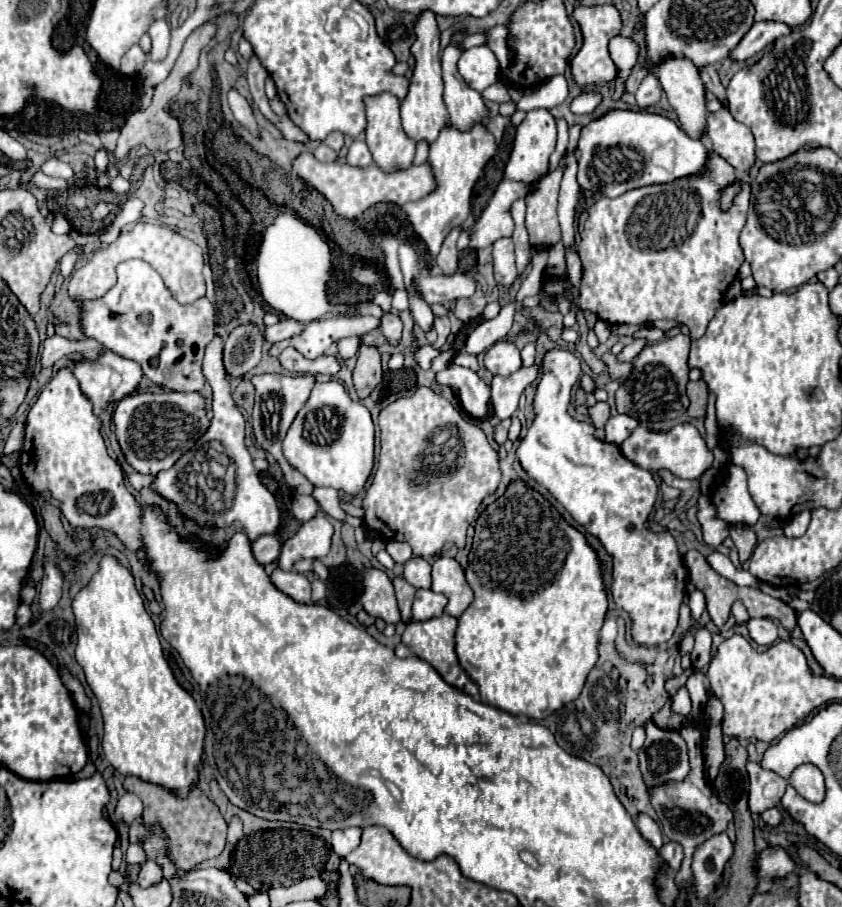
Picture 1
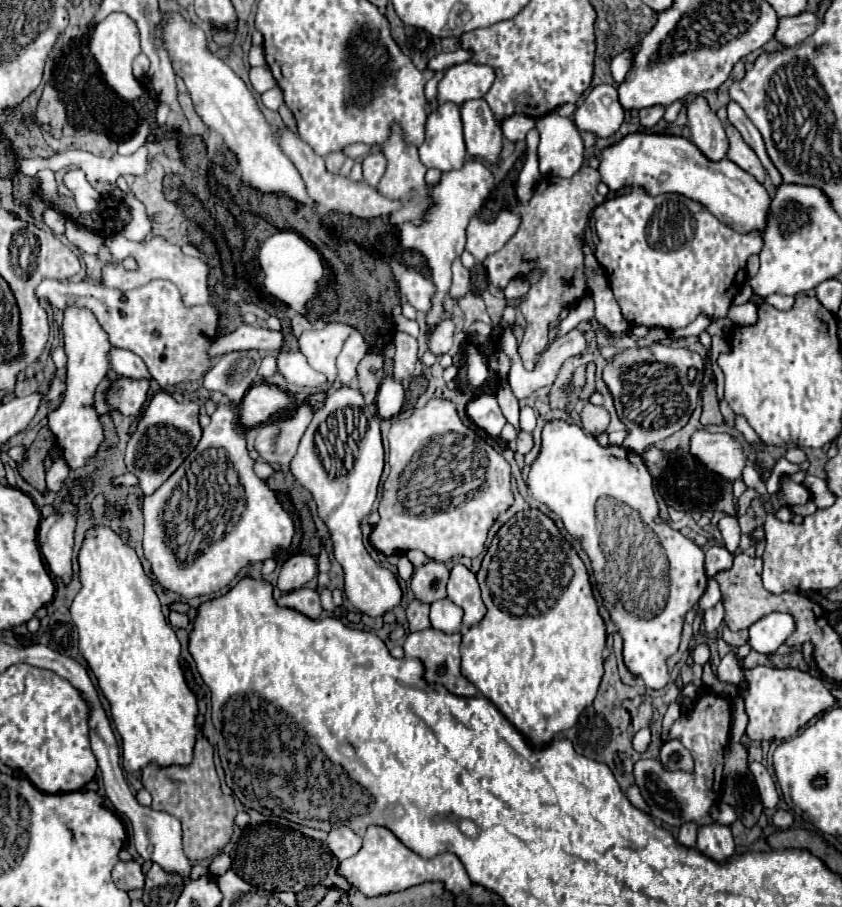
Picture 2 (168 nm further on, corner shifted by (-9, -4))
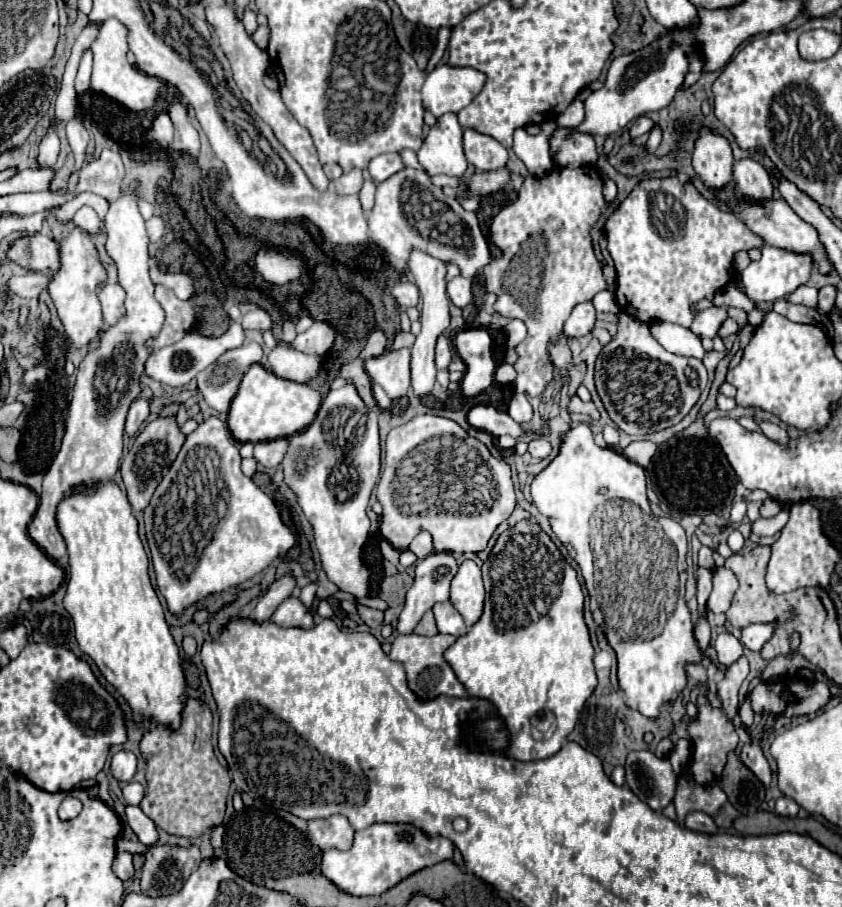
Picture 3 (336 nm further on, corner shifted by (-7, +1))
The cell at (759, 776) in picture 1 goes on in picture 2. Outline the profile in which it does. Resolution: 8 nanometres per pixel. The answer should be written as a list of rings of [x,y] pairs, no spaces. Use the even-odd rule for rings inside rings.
[[[749,763],[749,769],[755,775],[755,783],[757,783],[763,805],[765,807],[777,807],[779,795],[777,795],[777,787],[775,787],[775,781],[773,781],[771,773],[761,763]]]

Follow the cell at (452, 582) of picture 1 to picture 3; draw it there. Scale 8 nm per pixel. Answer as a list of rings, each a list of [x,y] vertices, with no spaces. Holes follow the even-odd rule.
[[[465,560],[451,582],[451,604],[471,628],[483,614],[483,578],[481,568],[473,560]]]

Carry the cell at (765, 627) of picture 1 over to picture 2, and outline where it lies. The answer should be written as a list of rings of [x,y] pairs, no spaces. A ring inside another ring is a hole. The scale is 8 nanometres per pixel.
[[[771,613],[749,627],[749,645],[757,653],[769,655],[777,651],[795,631],[795,619],[789,613]]]

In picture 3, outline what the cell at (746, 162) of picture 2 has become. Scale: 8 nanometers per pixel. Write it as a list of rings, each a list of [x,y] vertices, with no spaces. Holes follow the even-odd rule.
[[[741,158],[733,162],[733,182],[735,192],[741,196],[761,200],[771,198],[773,194],[773,184],[767,170],[753,158]]]

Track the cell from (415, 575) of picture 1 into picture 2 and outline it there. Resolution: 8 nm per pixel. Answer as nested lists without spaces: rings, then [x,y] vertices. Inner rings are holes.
[[[431,559],[425,565],[415,569],[415,573],[411,577],[411,591],[413,591],[415,599],[431,605],[431,603],[447,597],[447,591],[445,591],[447,581],[449,581],[447,565]]]

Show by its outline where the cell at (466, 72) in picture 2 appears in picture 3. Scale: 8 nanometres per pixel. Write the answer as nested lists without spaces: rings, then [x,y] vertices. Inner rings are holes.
[[[437,66],[423,84],[423,106],[437,118],[447,112],[461,112],[481,92],[487,76],[475,68]]]

